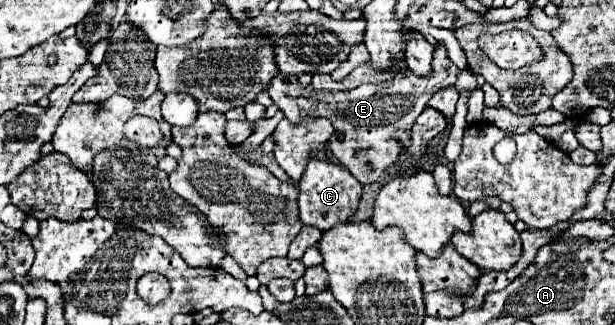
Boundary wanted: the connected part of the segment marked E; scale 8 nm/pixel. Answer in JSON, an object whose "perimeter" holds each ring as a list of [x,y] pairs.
{"perimeter":[[[436,45],[432,73],[426,77],[416,77],[408,69],[396,75],[392,81],[380,85],[360,85],[352,91],[312,91],[312,85],[302,87],[296,75],[284,75],[282,71],[268,83],[266,91],[272,97],[272,103],[292,121],[298,123],[306,115],[326,115],[332,119],[334,135],[332,135],[332,155],[348,167],[348,171],[360,183],[376,183],[382,181],[382,175],[388,167],[396,163],[396,159],[408,147],[412,125],[416,117],[424,111],[432,93],[442,87],[450,87],[456,83],[460,69],[448,59],[446,47]]]}

